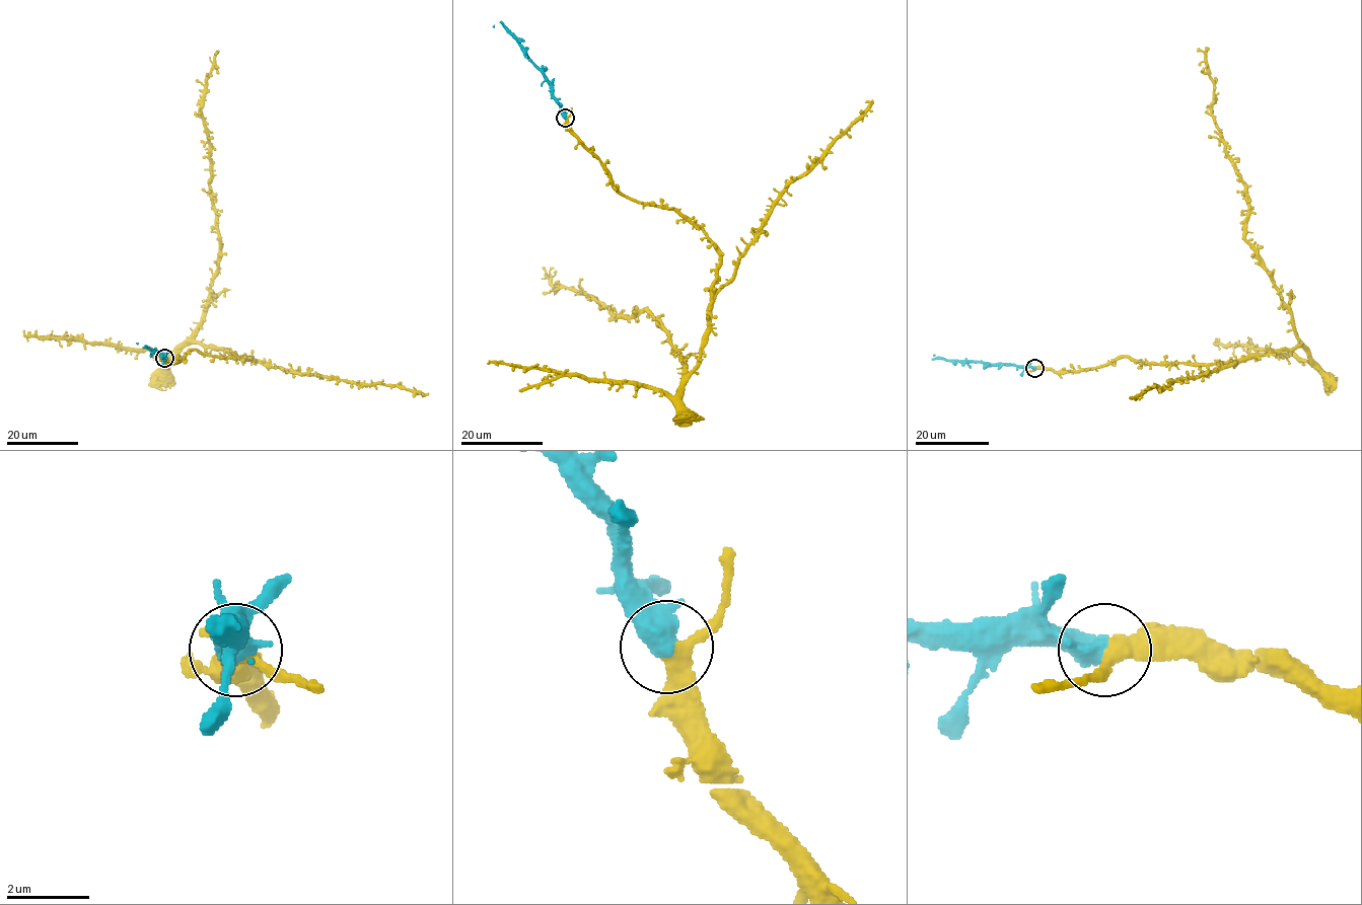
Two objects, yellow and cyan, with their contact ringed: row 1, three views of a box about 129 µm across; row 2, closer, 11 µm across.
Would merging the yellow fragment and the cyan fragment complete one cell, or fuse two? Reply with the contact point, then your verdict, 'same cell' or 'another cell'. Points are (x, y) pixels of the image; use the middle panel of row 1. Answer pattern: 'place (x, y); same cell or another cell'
place (565, 118); same cell

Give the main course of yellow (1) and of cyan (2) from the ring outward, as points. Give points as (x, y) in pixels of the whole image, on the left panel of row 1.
1: (163, 359), (177, 363), (191, 350), (254, 359), (231, 356), (195, 340), (221, 247), (201, 115), (216, 52)
2: (163, 359), (165, 354), (136, 343)

